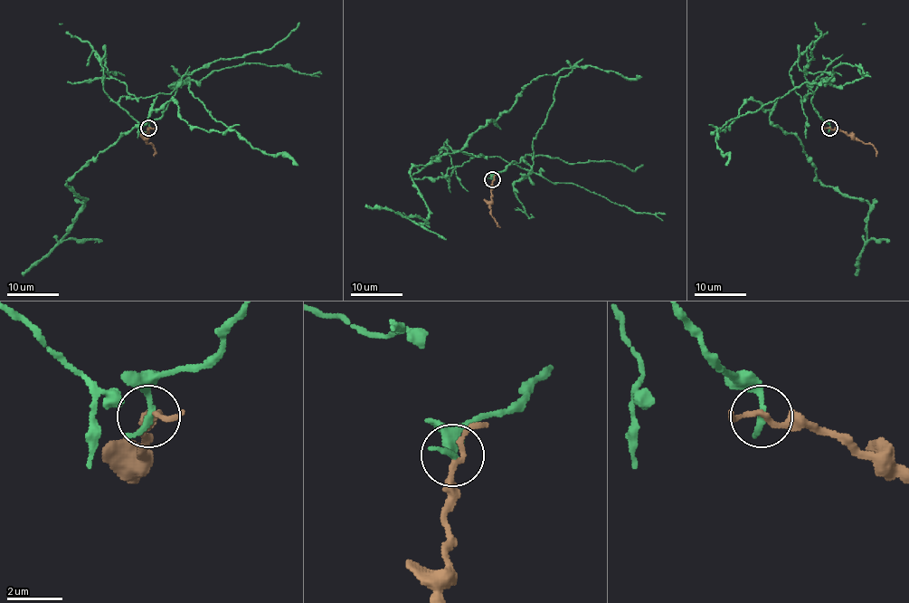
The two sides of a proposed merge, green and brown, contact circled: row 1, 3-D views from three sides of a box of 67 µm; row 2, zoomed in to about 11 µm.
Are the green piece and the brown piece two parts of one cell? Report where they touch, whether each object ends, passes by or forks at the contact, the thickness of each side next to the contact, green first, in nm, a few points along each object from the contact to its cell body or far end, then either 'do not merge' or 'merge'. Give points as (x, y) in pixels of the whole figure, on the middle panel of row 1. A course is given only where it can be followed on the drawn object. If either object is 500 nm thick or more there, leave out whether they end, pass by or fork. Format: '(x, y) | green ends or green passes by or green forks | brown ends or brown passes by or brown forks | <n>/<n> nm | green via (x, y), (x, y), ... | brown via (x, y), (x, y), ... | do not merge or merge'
(492, 179) | green ends | brown passes by | 260/200 nm | green via (493, 179), (533, 164), (571, 69), (534, 78), (456, 152), (411, 167), (426, 219), (364, 205) | brown via (493, 179), (490, 214), (497, 225) | do not merge

